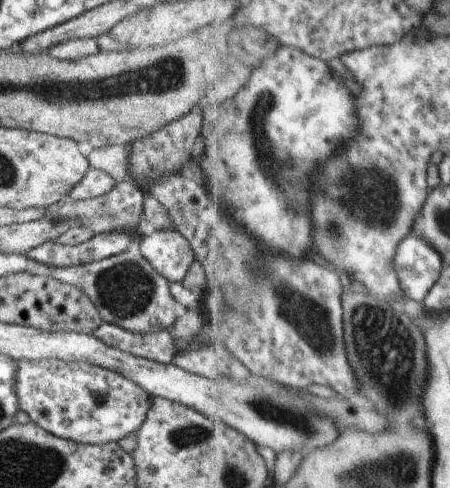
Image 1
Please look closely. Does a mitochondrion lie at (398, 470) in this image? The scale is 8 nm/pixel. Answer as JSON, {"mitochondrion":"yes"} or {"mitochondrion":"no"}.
{"mitochondrion":"yes"}

